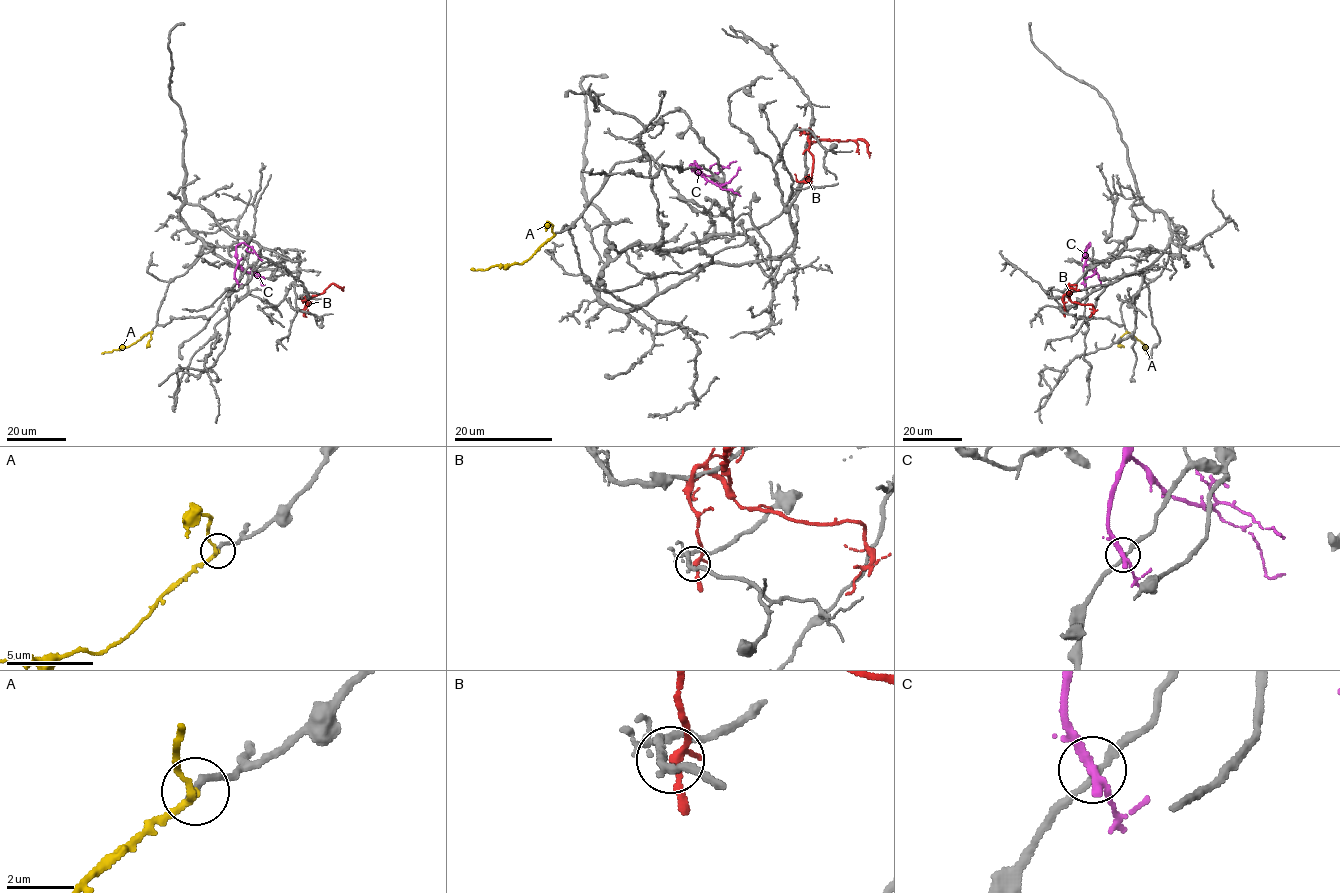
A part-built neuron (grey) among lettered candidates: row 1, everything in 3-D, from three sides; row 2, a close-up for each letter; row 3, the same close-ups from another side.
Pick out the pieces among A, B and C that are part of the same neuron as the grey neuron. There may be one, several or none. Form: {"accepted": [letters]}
{"accepted": ["A"]}

